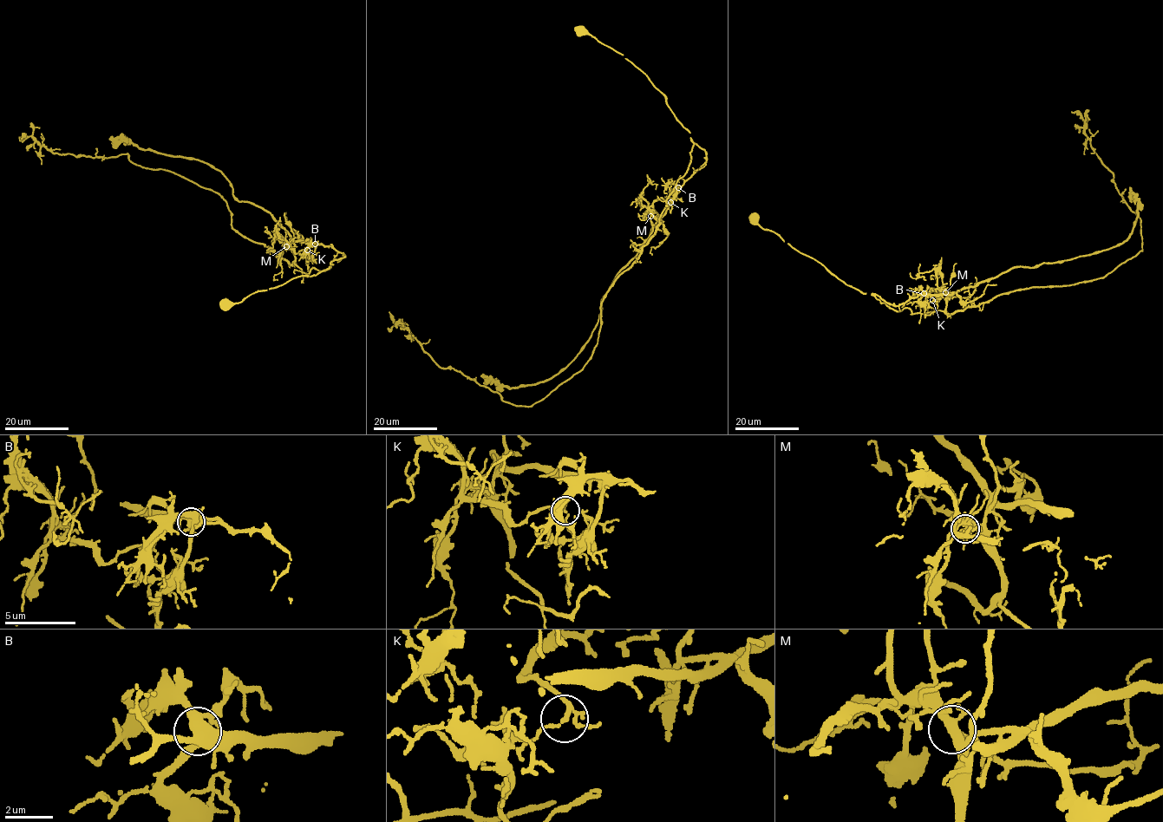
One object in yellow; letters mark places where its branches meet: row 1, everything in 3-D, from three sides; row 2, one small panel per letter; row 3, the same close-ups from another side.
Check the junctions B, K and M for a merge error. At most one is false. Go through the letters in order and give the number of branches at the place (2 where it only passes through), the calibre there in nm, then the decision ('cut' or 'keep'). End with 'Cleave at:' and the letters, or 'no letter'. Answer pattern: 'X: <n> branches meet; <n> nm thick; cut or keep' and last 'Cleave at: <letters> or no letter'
B: 6 branches meet; 460 nm thick; keep
K: 4 branches meet; 140 nm thick; cut
M: 4 branches meet; 300 nm thick; keep
Cleave at: K

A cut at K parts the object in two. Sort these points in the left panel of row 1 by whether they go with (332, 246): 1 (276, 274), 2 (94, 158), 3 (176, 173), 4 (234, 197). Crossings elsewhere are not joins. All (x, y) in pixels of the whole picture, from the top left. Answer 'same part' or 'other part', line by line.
1: other part
2: other part
3: other part
4: same part

